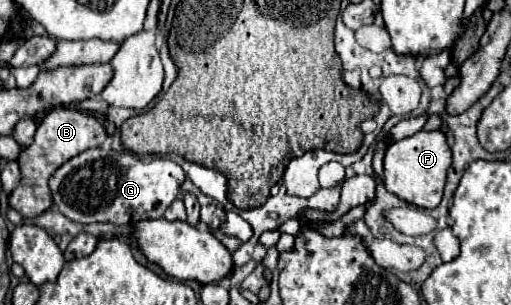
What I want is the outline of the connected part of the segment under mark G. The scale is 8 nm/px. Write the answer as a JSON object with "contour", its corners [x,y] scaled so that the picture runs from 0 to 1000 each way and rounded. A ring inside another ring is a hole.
{"contour":[[[188,482],[129,528],[98,580],[98,626],[114,692],[145,731],[219,731],[247,744],[282,718],[317,718],[329,672],[348,652],[360,587],[360,554],[333,521],[305,515],[278,528],[254,495],[231,502]]]}

